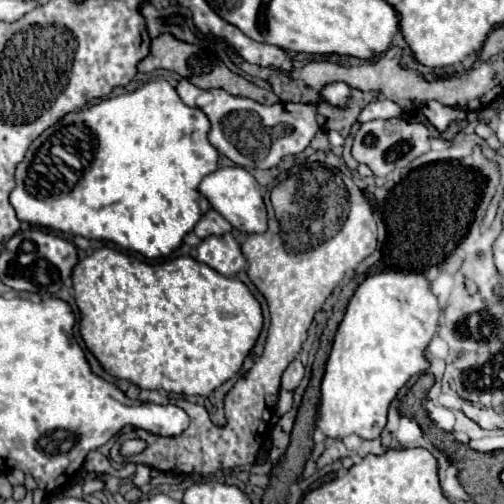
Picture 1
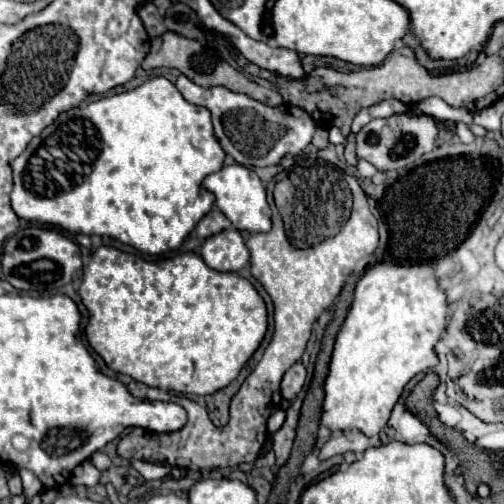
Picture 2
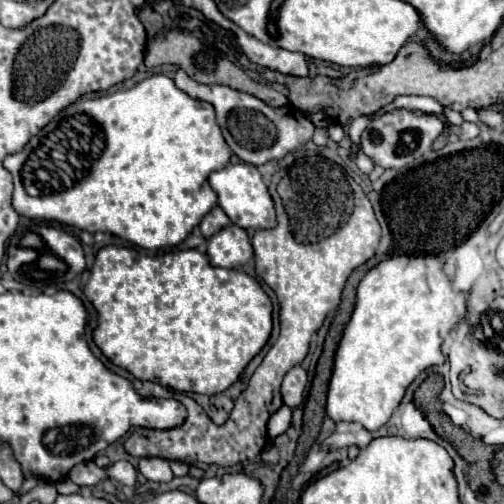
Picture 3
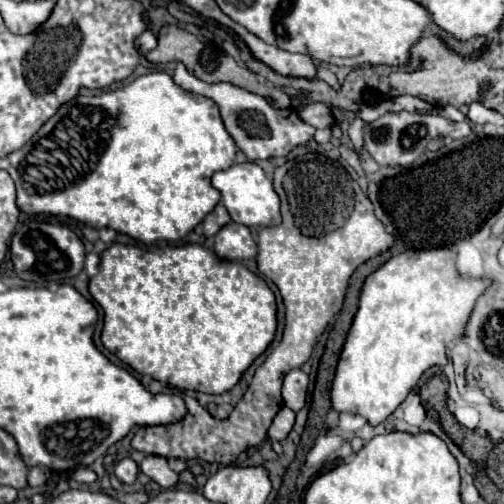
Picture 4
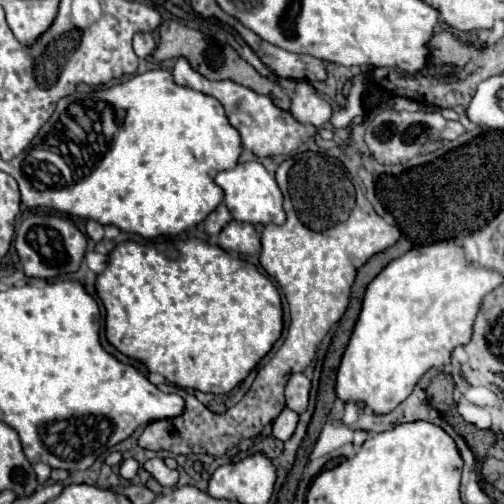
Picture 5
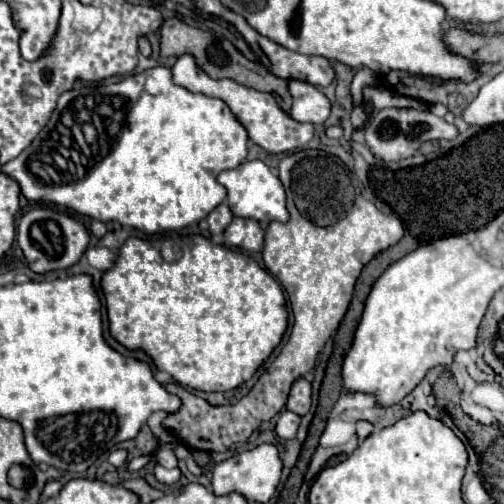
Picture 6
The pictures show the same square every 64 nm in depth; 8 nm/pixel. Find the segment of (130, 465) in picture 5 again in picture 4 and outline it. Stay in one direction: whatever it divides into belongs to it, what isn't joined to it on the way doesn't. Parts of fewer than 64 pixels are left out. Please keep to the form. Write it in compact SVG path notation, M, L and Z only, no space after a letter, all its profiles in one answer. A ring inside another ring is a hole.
M124 458L124 460L114 462L112 474L124 484L134 484L136 482L136 464L134 464L134 460Z

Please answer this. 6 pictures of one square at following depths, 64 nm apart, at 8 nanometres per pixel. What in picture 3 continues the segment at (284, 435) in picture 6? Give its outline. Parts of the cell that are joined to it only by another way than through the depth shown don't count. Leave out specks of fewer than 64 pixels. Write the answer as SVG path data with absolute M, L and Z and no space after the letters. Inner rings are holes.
M282 406L278 412L274 412L268 420L268 436L276 438L282 432L286 432L286 428L290 426L290 418L292 418L292 410L288 406Z

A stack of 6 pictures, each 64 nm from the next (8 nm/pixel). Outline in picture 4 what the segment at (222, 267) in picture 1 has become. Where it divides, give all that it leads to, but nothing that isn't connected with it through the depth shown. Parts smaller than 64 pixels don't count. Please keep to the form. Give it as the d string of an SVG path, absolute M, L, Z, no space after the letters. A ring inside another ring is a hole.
M230 222L216 234L212 250L220 260L242 262L256 256L256 240L248 226Z

